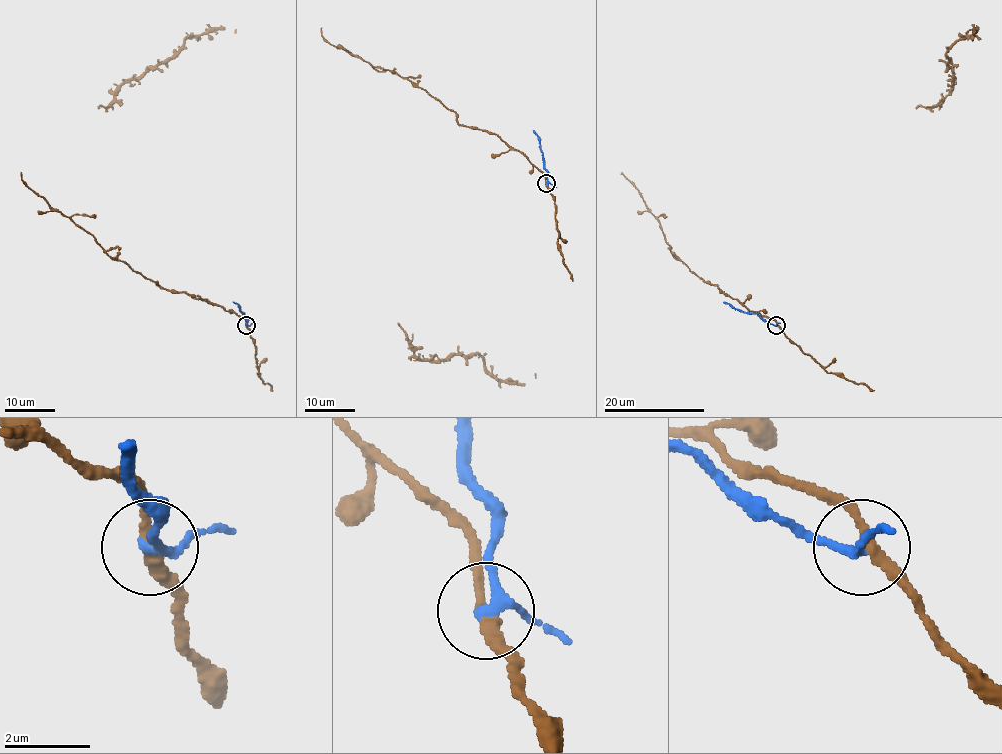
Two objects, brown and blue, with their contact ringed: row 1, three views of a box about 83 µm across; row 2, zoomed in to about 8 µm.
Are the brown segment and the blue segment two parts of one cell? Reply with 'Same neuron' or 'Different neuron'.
Different neuron

